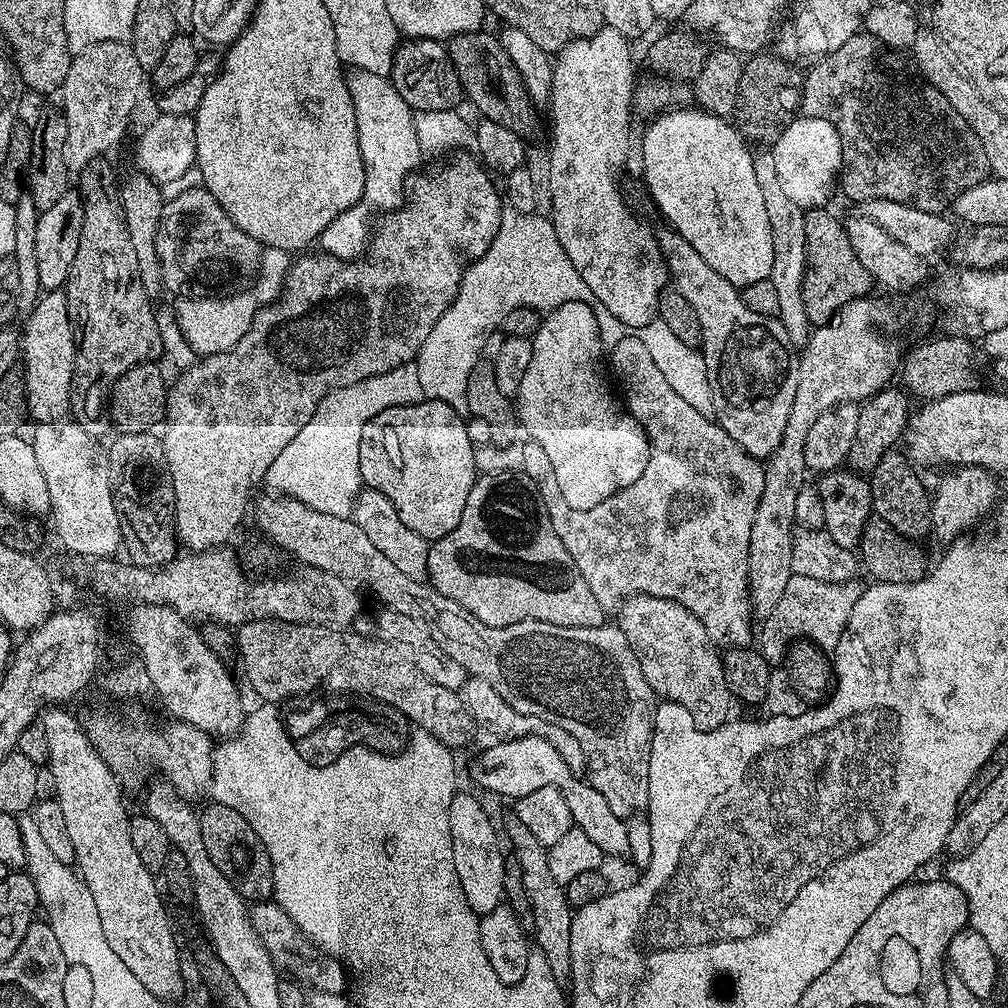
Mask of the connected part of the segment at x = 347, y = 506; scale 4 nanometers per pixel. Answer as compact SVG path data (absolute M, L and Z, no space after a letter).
M415 361L404 363L392 371L372 375L370 378L362 379L361 382L354 382L351 386L332 391L316 408L306 426L295 435L294 441L278 454L278 458L274 460L268 471L267 484L282 492L281 495L308 505L319 513L332 514L335 517L349 517L355 509L356 497L359 496L363 485L359 465L359 447L366 422L376 417L382 410L398 405L420 404L425 398L423 373Z

